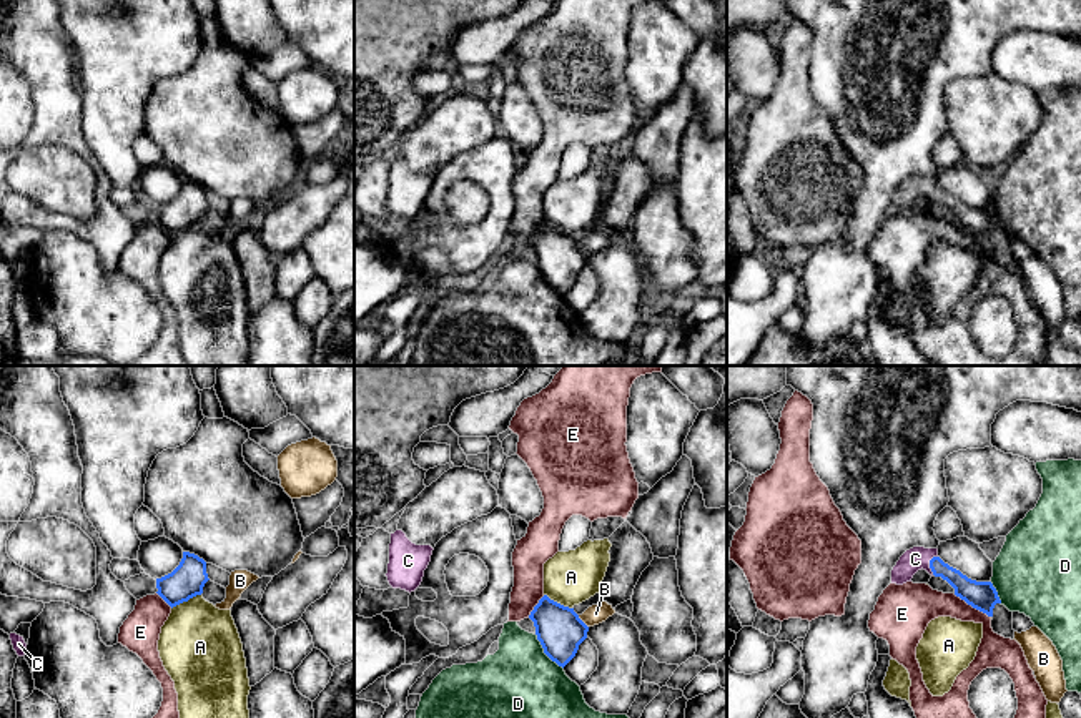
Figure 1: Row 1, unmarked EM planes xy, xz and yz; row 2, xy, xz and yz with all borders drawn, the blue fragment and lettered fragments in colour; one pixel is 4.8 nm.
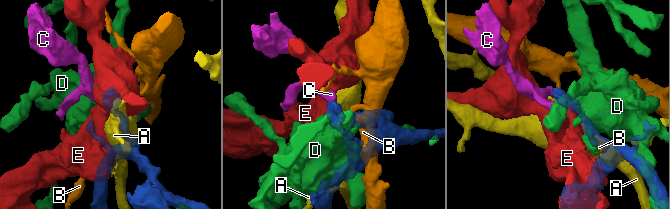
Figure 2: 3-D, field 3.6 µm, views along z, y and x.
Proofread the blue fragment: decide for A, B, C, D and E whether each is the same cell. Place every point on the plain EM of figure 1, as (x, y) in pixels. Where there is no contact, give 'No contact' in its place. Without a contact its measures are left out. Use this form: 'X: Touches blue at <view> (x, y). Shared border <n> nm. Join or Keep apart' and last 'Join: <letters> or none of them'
A: Touches blue at xy (185, 228). Shared border 160 nm. Keep apart
B: Touches blue at xz (582, 250). Shared border 80 nm. Keep apart
C: Touches blue at yz (930, 191). Shared border 100 nm. Join
D: Touches blue at xz (544, 280). Shared border 220 nm. Keep apart
E: Touches blue at yz (972, 233). Shared border 220 nm. Keep apart
Join: C

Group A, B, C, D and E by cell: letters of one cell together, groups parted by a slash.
A / B / C / D / E

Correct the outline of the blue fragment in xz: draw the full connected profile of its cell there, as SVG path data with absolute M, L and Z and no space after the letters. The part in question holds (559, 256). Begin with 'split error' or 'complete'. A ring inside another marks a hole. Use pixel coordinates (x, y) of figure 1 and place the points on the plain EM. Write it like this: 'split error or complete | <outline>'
complete | M547 223L539 228L529 246L534 249L544 281L562 296L575 284L579 273L587 266L589 254L574 236L564 234Z

